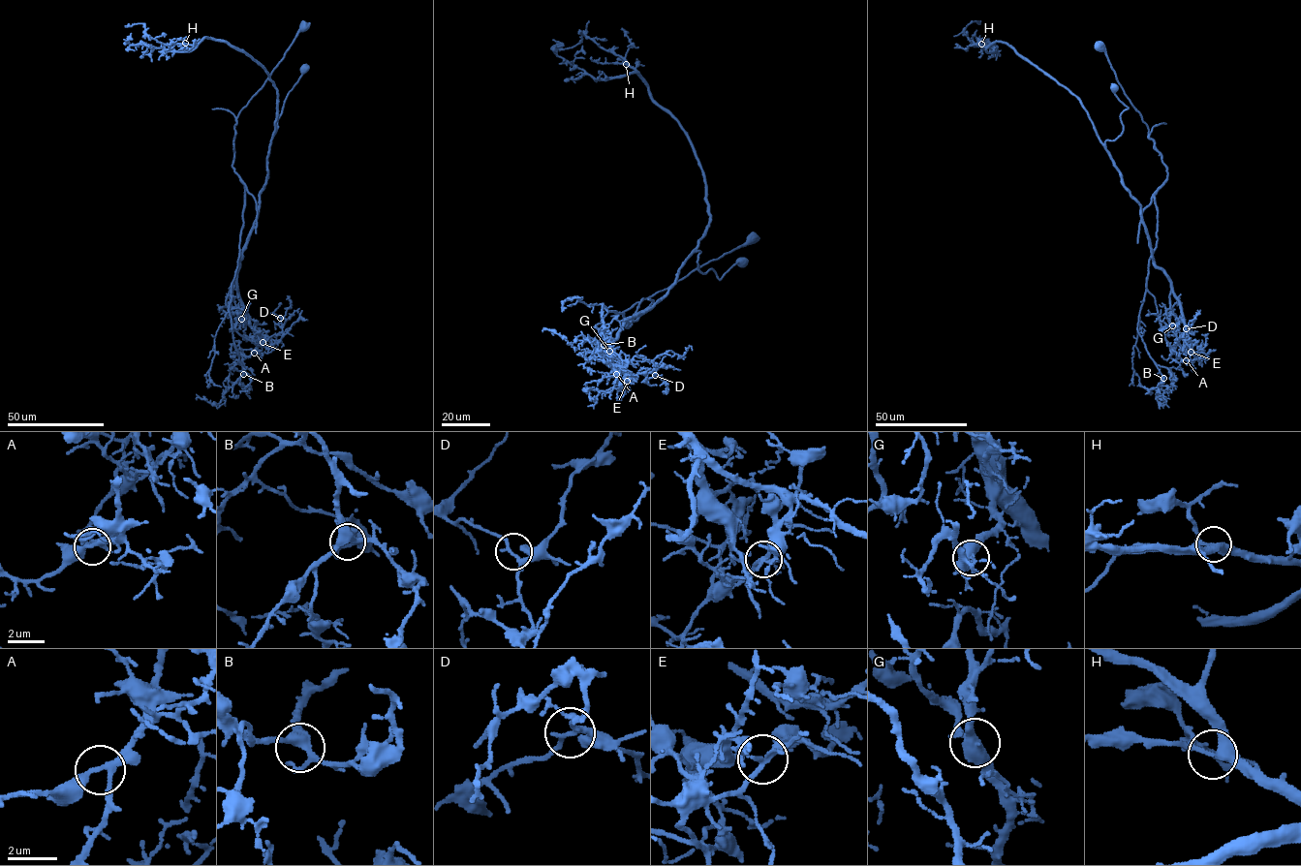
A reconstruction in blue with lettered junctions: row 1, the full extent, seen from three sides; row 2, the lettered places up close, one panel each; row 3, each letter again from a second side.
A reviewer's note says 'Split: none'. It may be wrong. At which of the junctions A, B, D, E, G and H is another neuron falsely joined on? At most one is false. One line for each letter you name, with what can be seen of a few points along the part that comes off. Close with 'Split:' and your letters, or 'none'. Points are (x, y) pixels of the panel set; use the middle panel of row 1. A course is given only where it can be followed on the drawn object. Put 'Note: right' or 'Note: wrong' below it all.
E: (627, 382), (615, 386), (623, 361), (595, 325), (609, 311), (639, 315), (630, 326), (643, 298), (759, 238)
Split: E
Note: wrong

